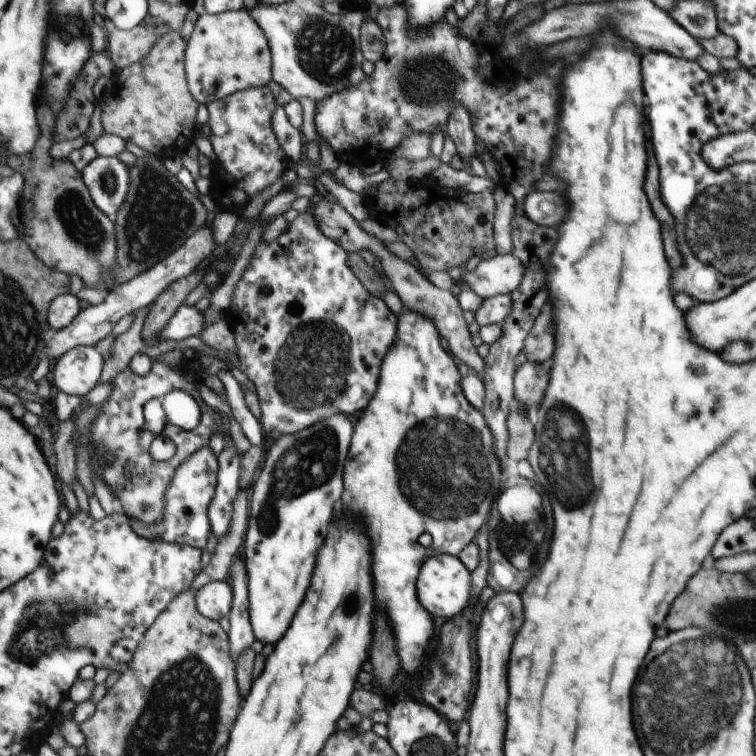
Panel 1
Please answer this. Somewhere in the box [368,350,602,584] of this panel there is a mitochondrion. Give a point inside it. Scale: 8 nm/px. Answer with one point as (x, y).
(454, 473)

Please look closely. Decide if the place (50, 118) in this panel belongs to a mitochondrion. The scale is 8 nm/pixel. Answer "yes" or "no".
no

